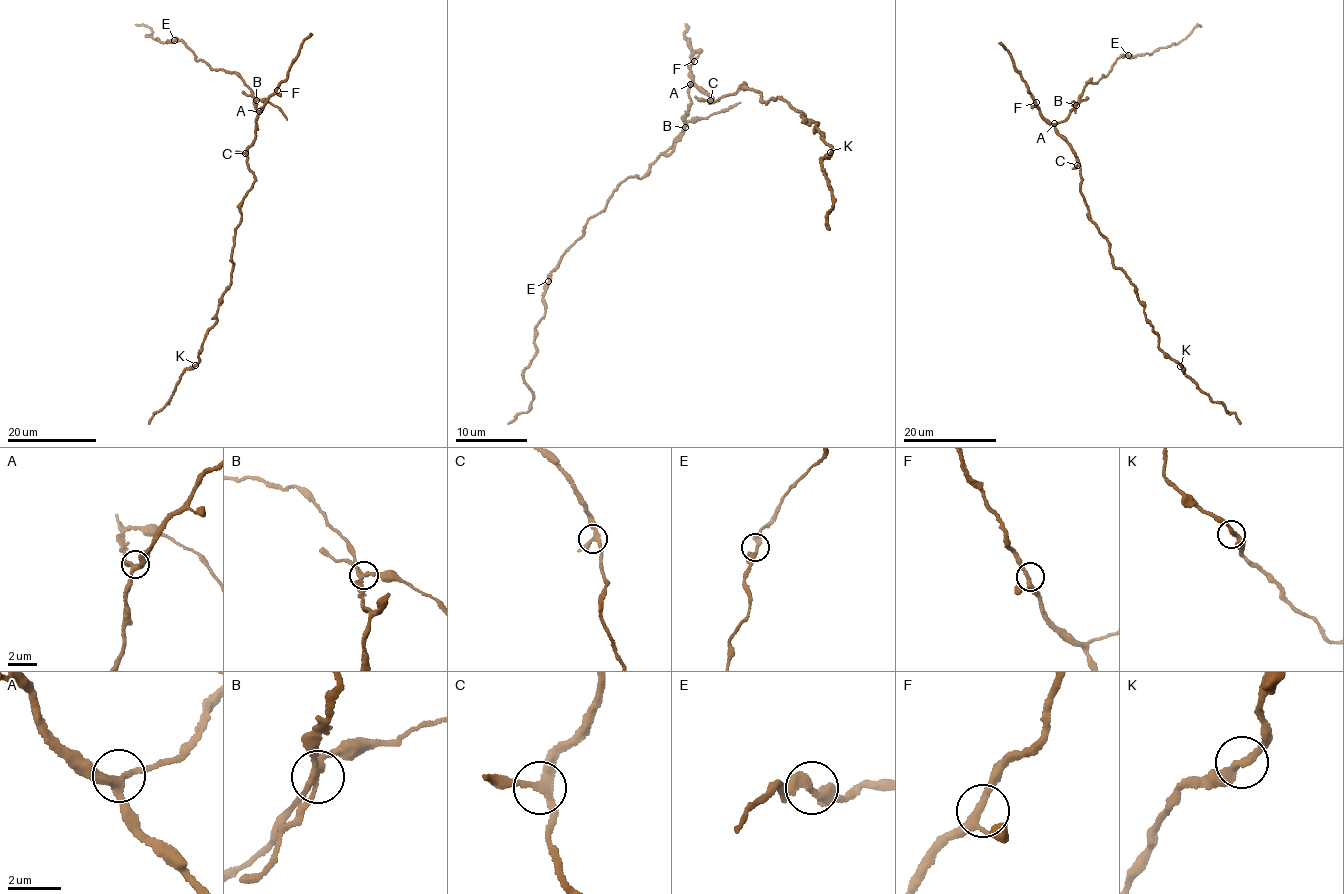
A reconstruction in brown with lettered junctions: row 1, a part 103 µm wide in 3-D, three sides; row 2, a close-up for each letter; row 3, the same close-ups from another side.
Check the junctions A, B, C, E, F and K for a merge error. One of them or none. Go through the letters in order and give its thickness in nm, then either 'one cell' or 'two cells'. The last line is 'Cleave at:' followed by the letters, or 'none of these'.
A: calibre 280 nm; one cell
B: calibre 240 nm; two cells
C: calibre 240 nm; one cell
E: calibre 320 nm; one cell
F: calibre 240 nm; one cell
K: calibre 280 nm; one cell
Cleave at: B

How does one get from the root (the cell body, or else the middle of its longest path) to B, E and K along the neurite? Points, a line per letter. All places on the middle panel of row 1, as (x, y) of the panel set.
B: (714, 101), (711, 103), (709, 95), (690, 85), (691, 102), (682, 120), (684, 128)
E: (714, 101), (690, 85), (681, 132), (648, 172), (619, 184), (548, 281)
K: (714, 101), (746, 83), (764, 101), (778, 96), (805, 114), (805, 122), (816, 121), (830, 152)

